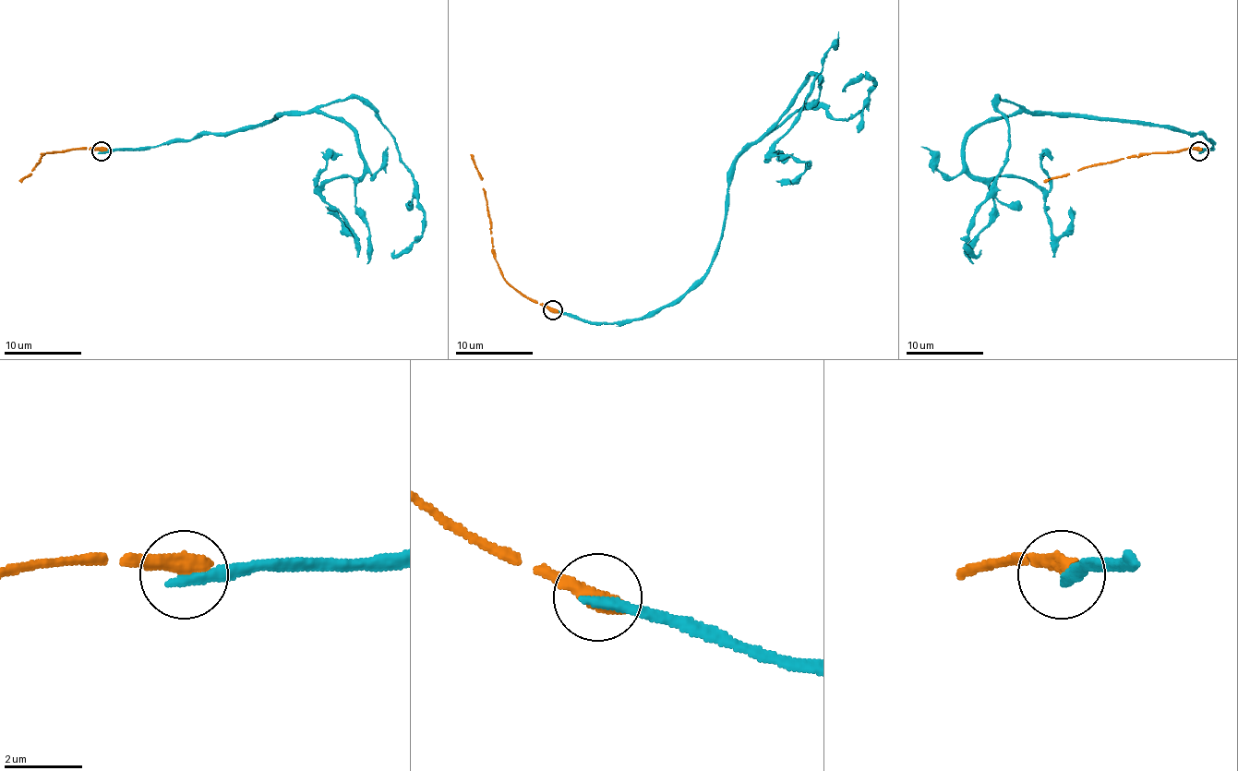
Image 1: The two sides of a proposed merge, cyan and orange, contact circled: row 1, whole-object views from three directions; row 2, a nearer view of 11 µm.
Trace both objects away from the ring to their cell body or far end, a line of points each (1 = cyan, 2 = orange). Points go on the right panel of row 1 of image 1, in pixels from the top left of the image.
1: (1199, 151), (1213, 146), (1201, 134), (1015, 111), (967, 138), (971, 173), (1035, 185), (1056, 236), (1070, 206)
2: (1199, 151), (1185, 148), (1114, 160), (1044, 181)

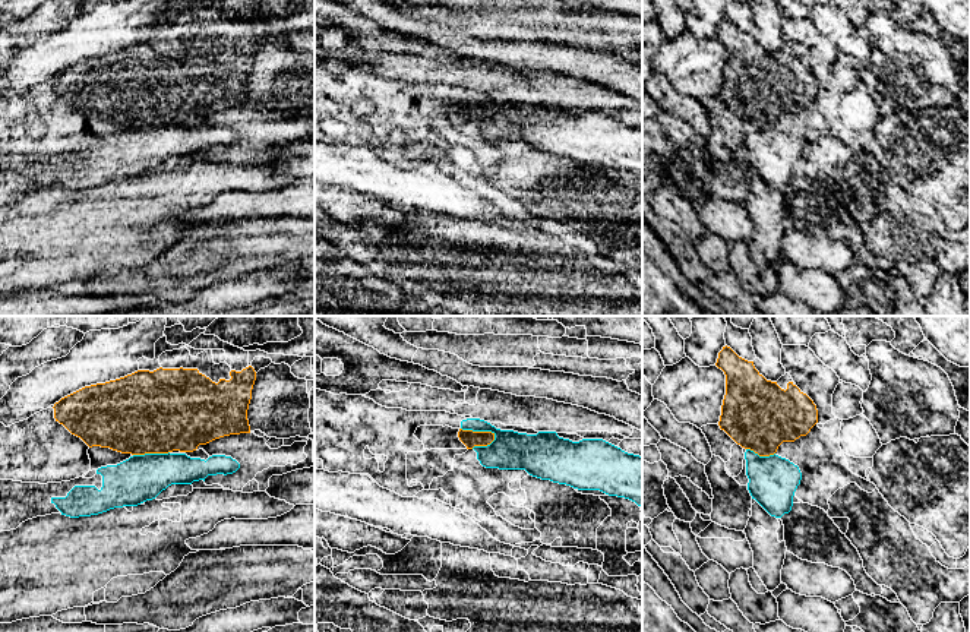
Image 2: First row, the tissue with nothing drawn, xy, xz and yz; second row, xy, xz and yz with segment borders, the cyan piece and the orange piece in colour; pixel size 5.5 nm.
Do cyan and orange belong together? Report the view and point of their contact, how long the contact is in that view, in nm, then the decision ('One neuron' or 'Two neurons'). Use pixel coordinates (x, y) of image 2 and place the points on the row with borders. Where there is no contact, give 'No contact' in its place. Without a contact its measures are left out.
Touches cyan at xz (480, 430). Shared border 200 nm. Two neurons

